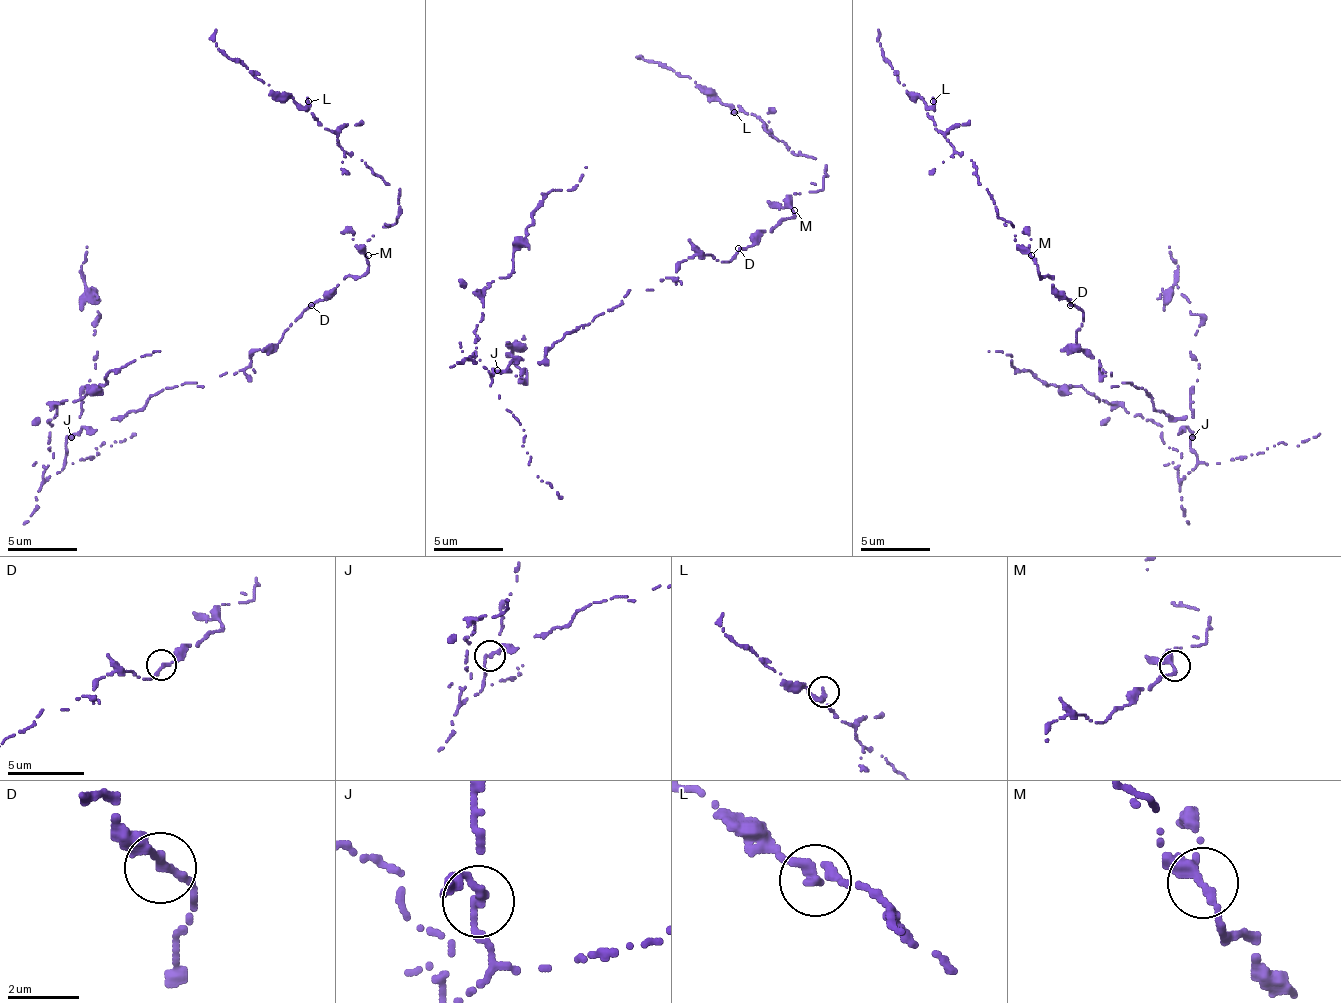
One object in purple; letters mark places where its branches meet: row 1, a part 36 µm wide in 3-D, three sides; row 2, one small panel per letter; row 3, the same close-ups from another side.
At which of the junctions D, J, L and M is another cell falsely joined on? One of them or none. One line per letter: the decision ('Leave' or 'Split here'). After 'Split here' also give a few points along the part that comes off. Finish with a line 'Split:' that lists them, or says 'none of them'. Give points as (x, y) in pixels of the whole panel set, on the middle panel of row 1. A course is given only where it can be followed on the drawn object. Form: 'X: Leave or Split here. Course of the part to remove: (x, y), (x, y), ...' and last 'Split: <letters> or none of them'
D: Leave
J: Split here. Course of the part to remove: (496, 371), (472, 357), (479, 361), (486, 287), (514, 266), (514, 245), (538, 203), (580, 182), (587, 168)
L: Leave
M: Leave
Split: J

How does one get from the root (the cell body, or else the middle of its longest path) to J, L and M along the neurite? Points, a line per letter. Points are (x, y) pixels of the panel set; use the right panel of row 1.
J: (1102, 371), (1112, 371), (1112, 385), (1144, 389), (1154, 410), (1179, 417), (1193, 438)
L: (1102, 371), (1077, 347), (1084, 315), (1014, 241), (1014, 227), (979, 185), (975, 164), (937, 129), (933, 101)
M: (1102, 371), (1098, 361), (1077, 347), (1077, 329), (1084, 315), (1066, 301), (1049, 277), (1038, 273), (1031, 255)

